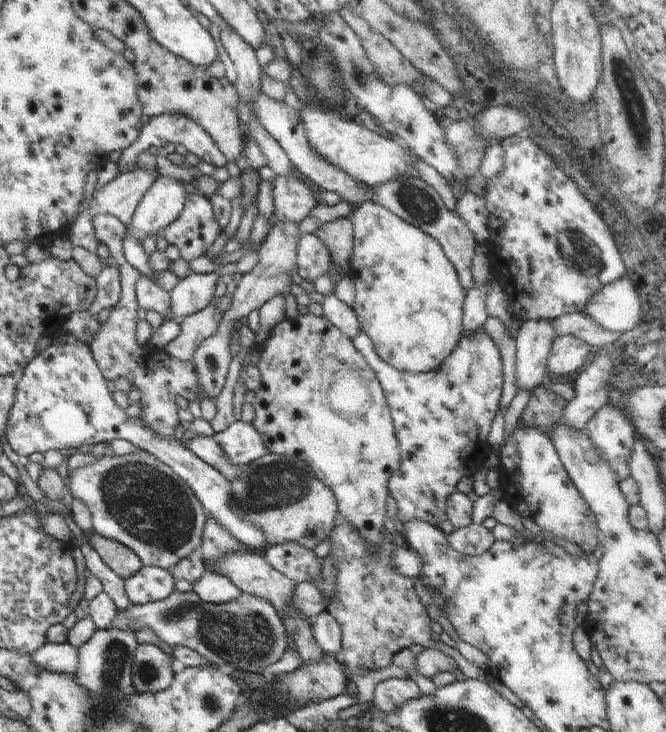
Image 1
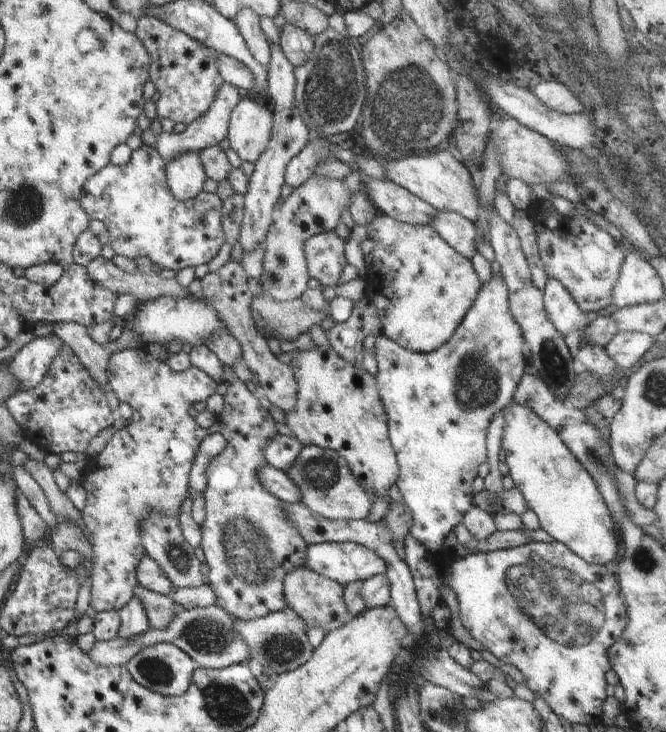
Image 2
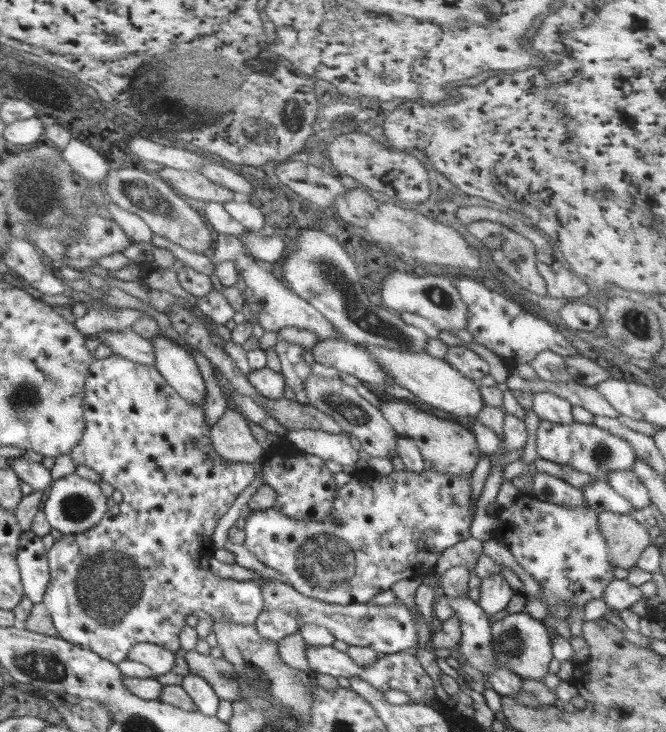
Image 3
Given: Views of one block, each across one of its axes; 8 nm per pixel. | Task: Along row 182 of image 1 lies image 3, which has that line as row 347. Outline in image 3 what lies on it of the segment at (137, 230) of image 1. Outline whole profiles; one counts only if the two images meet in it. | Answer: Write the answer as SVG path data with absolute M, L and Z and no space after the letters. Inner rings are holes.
M162 333L151 343L156 353L155 368L182 398L203 408L207 392L194 358Z

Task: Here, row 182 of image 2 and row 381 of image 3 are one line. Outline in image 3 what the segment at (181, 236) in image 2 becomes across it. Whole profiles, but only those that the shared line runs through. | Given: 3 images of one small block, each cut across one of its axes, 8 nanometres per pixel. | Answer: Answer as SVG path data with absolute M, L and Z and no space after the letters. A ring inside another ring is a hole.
M112 354L103 360L94 360L85 378L84 391L84 418L85 429L80 442L69 452L77 466L88 466L116 490L123 495L123 503L110 507L102 520L91 529L81 533L63 535L60 540L55 540L53 546L47 550L50 580L43 596L43 605L48 609L53 620L53 625L58 631L58 636L79 646L91 650L118 664L127 659L127 654L136 642L149 642L163 646L166 650L176 653L181 649L180 630L187 624L187 616L194 615L196 611L207 612L212 618L228 619L232 622L254 625L258 615L263 611L264 599L261 588L252 581L238 581L224 579L214 575L210 569L210 559L213 557L215 547L212 534L218 519L230 508L241 492L244 492L254 480L257 470L255 465L248 463L234 463L225 461L214 448L210 436L211 427L205 421L205 412L202 407L188 402L182 398L168 381L159 373L155 366L134 363L120 355Z

